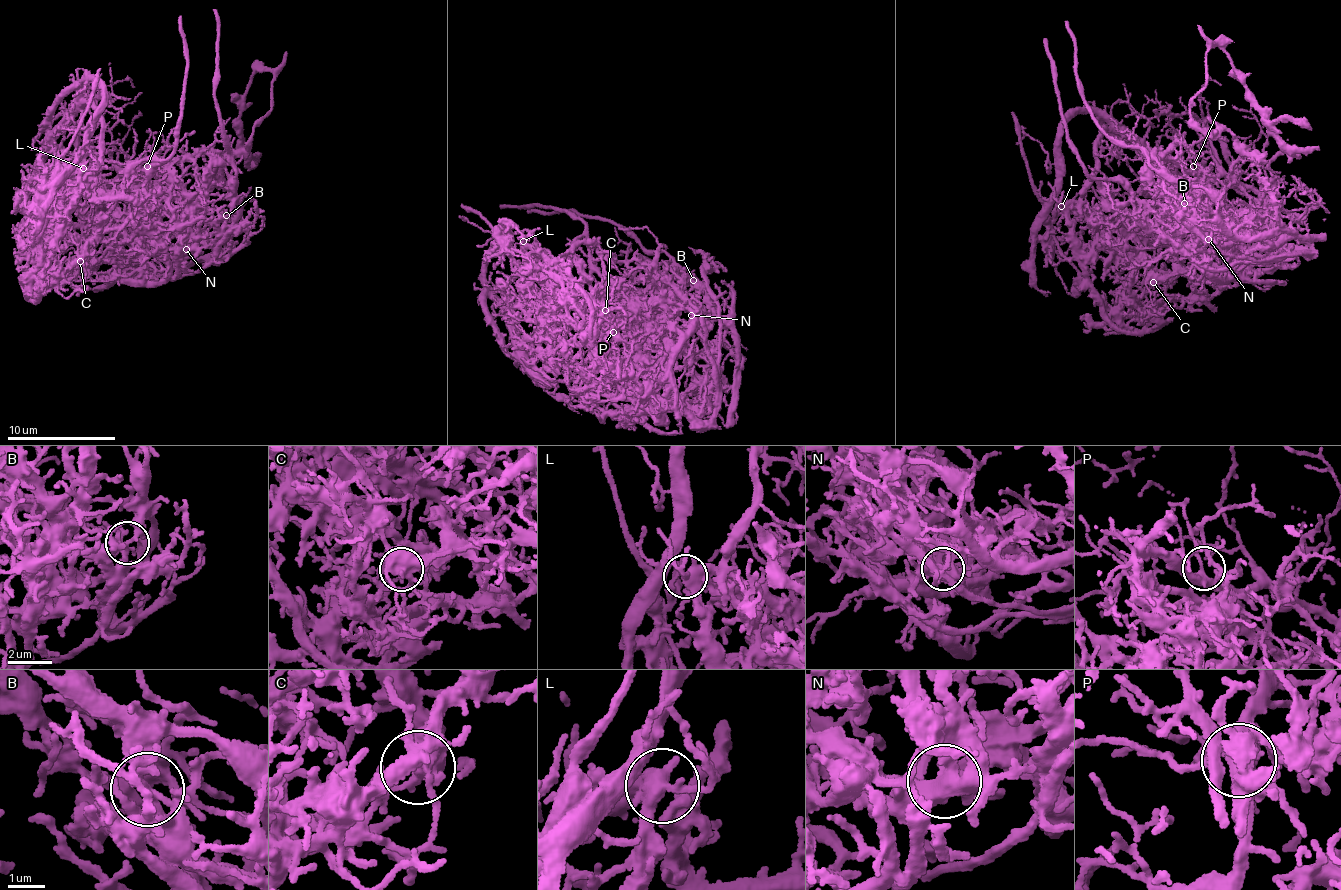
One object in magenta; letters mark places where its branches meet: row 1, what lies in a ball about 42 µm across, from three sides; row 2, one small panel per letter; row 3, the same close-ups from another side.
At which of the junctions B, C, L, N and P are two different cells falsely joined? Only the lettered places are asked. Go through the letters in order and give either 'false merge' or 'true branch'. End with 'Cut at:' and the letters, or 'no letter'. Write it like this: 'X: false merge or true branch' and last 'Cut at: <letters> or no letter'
B: false merge
C: false merge
L: true branch
N: true branch
P: true branch
Cut at: B, C

